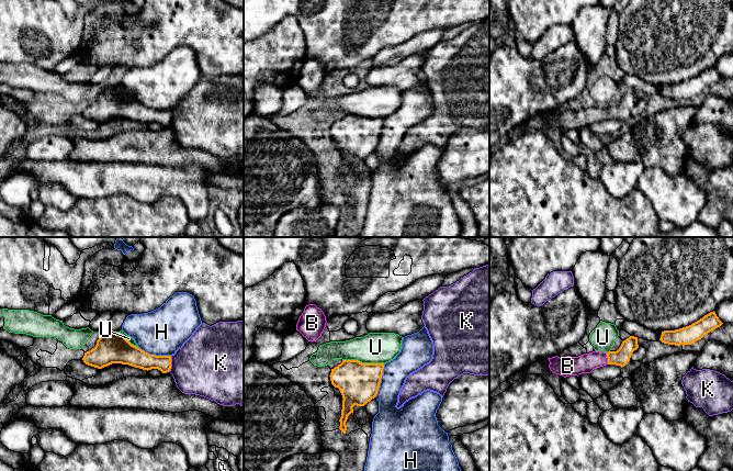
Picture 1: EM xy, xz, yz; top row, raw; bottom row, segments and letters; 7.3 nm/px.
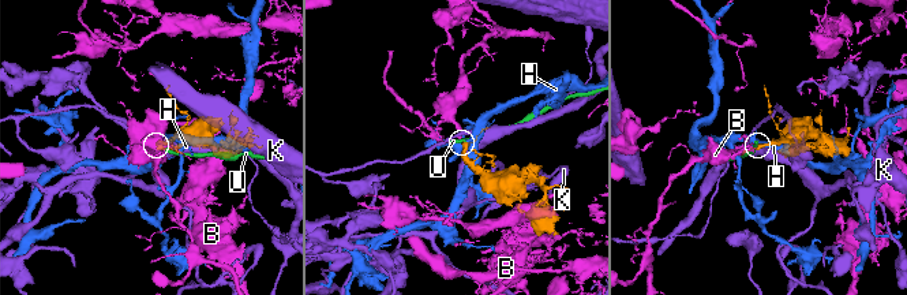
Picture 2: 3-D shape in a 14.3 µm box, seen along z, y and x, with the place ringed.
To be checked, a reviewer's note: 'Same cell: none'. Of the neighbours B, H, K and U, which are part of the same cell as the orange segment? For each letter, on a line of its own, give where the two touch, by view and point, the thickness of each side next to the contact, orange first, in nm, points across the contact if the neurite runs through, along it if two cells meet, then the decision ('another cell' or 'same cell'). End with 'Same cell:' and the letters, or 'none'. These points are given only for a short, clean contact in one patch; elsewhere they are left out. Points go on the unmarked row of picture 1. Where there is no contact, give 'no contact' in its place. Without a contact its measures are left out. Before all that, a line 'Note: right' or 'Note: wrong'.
Note: wrong
B: meets orange in yz at (607, 111); 120 nm thick on the orange side, 140 nm on the other; runs through yz (621, 111), (607, 111), (585, 118); same cell
H: meets orange in xz at (380, 134); 300 nm thick on the orange side, 180 nm on the other; another cell
K: meets orange in xy at (170, 118); 140 nm thick on the orange side, 440 nm on the other; another cell
U: meets orange in xz at (363, 118); 300 nm thick on the orange side, 220 nm on the other; another cell
Same cell: B

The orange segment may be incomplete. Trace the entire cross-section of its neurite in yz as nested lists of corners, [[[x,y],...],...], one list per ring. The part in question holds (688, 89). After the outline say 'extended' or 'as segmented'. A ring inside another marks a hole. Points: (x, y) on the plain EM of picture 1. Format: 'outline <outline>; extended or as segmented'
outline [[[713,65],[689,80],[675,85],[662,86],[659,94],[664,98],[675,100],[691,99],[701,93],[706,88],[720,81],[722,78],[723,77]]]; as segmented

